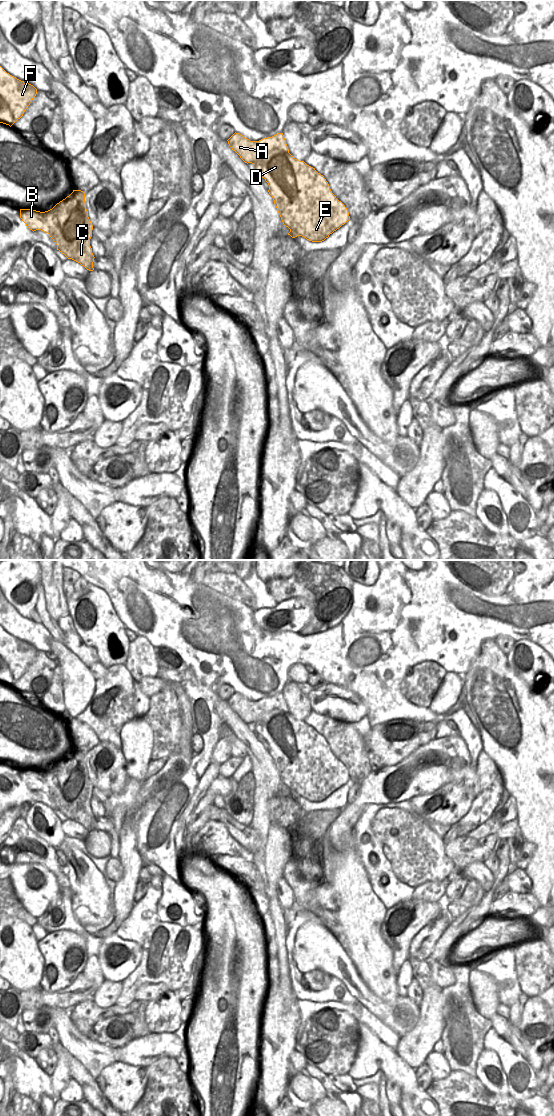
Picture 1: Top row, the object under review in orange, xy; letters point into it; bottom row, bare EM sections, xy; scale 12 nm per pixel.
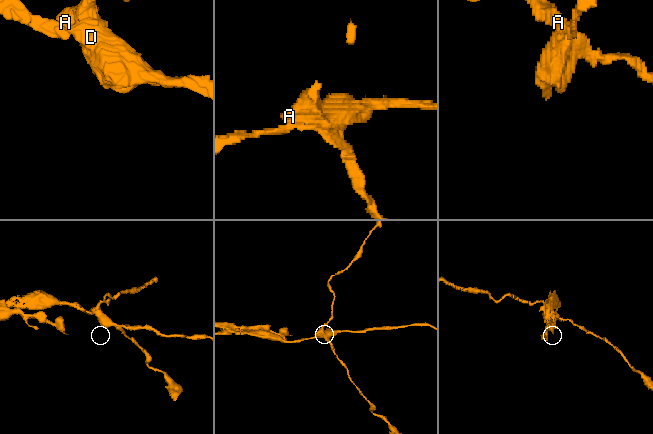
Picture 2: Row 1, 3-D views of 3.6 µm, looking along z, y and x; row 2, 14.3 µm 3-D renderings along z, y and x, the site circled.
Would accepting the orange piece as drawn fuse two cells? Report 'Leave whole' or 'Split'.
Split.

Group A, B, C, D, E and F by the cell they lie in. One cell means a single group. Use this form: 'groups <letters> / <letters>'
groups A / B C D E F

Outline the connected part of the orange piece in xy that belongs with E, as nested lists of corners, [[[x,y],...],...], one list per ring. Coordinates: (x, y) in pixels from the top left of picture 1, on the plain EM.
[[[289,712],[281,714],[267,713],[253,724],[253,731],[260,735],[269,745],[269,754],[281,777],[283,784],[290,789],[288,795],[292,798],[302,796],[312,802],[322,802],[334,791],[350,780],[345,765],[332,753],[330,746],[323,735],[304,721],[295,719]]]

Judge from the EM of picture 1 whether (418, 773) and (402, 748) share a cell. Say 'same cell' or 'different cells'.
different cells

